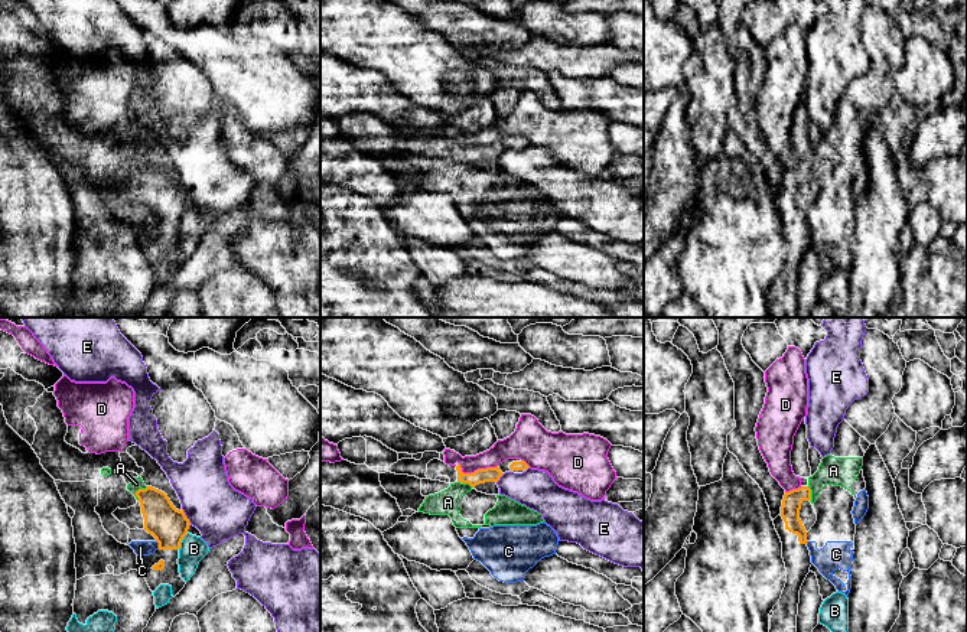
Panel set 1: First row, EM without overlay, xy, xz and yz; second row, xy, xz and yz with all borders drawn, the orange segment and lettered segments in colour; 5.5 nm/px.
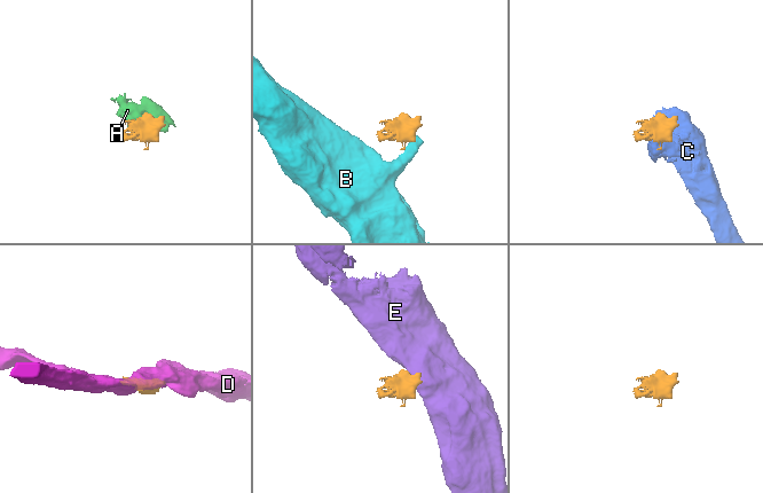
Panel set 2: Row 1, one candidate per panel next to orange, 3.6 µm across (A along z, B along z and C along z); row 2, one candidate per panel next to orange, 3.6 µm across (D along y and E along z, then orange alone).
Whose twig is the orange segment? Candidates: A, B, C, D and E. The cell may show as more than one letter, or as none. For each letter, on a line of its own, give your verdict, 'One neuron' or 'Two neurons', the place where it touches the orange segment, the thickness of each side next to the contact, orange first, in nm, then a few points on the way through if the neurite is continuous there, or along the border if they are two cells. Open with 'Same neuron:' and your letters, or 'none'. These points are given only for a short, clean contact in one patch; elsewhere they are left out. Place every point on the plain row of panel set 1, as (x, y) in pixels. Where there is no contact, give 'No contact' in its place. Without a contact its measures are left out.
Same neuron: none
A: Two neurons. Touches orange at xy (137, 168). Thickness 200 nm (orange) against 70 nm. Boundary: xy (147, 163), (136, 169), (137, 176)
B: Two neurons. Touches orange at xy (181, 218). Thickness 200 nm (orange) against 150 nm. Boundary: xy (188, 209), (178, 225)
C: Two neurons. Touches orange at xy (159, 221). Thickness 200 nm (orange) against 80 nm
D: Two neurons. Touches orange at xz (477, 147). Thickness 80 nm (orange) against 130 nm. Boundary: xz (459, 140), (464, 149), (494, 145), (497, 142)
E: Two neurons. Touches orange at xy (185, 194). Thickness 200 nm (orange) against 300 nm. Boundary: xy (182, 185), (191, 201)

